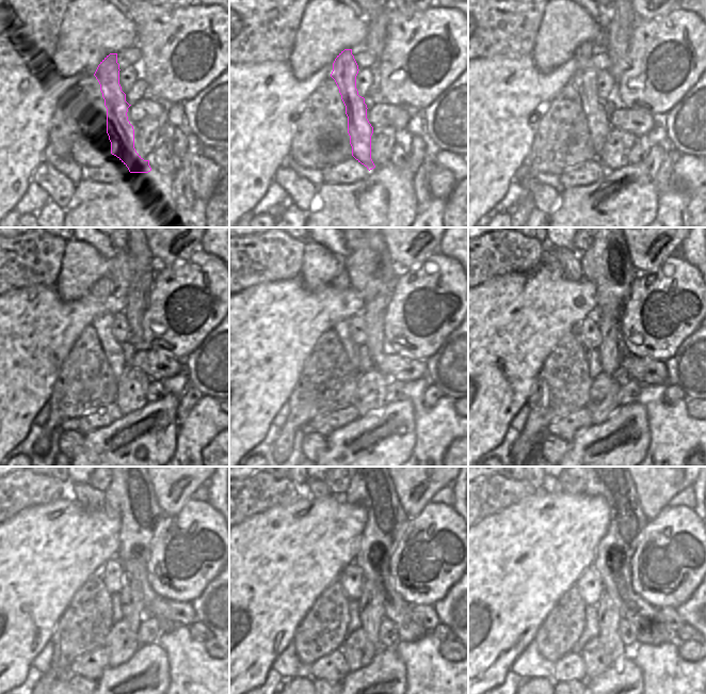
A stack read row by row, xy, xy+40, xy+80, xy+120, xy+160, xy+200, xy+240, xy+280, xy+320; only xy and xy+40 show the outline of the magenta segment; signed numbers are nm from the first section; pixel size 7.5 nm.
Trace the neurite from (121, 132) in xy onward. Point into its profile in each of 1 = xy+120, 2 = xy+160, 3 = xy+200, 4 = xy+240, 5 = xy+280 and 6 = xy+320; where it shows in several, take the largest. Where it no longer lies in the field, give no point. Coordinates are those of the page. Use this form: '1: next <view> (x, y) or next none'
1: next xy+120 (103, 324)
2: next xy+160 (340, 329)
3: next xy+200 (570, 262)
4: next xy+240 (91, 499)
5: next xy+280 (315, 488)
6: next xy+320 (549, 488)

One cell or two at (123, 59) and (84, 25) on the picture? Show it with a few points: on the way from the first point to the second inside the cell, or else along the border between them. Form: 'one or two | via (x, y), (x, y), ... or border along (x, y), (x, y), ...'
two | border along (135, 44), (123, 48), (117, 53)

